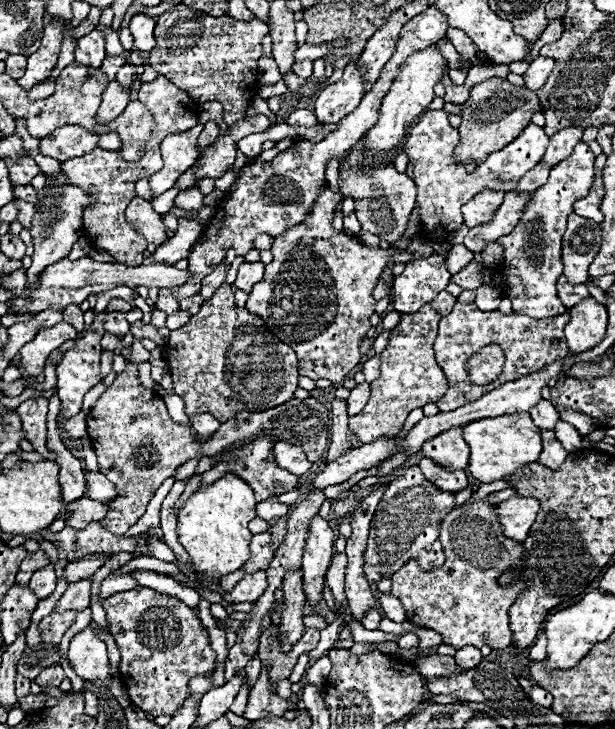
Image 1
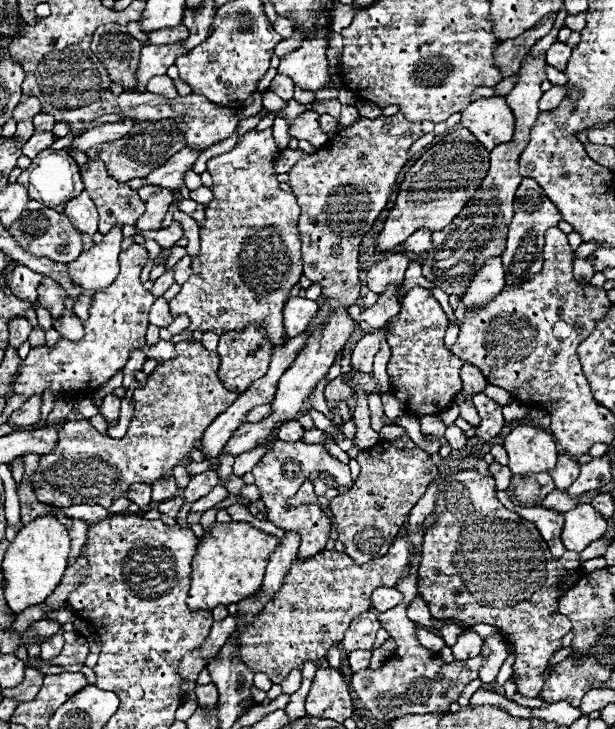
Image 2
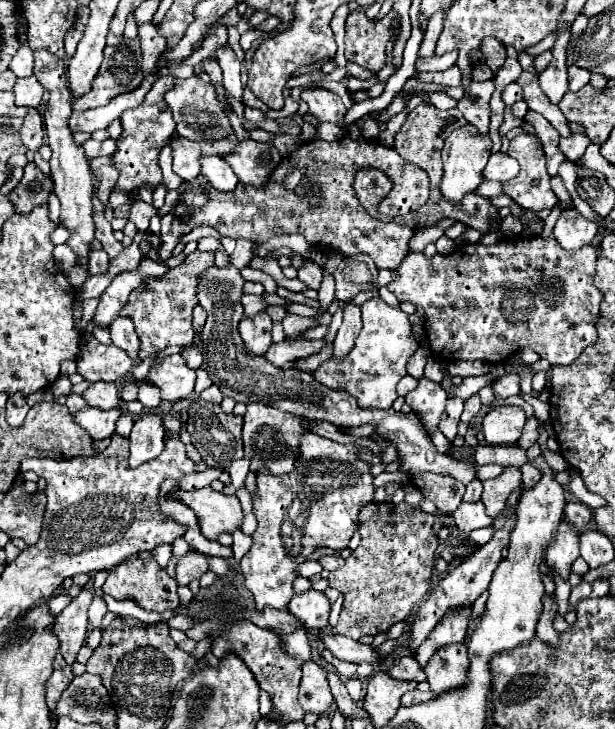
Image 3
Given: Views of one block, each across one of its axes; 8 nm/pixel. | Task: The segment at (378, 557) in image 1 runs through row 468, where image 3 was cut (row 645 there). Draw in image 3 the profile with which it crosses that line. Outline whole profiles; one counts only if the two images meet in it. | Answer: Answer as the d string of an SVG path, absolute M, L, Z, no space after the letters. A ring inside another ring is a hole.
M518 488L518 490L514 490L510 496L508 496L508 504L506 504L506 508L502 510L502 514L506 516L506 524L498 530L498 532L494 532L494 538L488 542L488 544L484 544L484 546L480 546L470 558L466 558L462 564L458 564L454 570L450 570L448 574L446 574L446 578L428 594L428 598L422 602L422 606L420 606L420 610L416 612L416 616L412 618L412 626L410 626L410 644L408 644L408 648L410 648L410 652L414 654L416 650L418 650L418 646L428 638L428 634L442 622L442 618L450 612L450 610L454 610L454 608L470 608L472 604L474 604L474 600L484 592L484 590L488 590L488 584L490 584L490 580L492 580L492 574L494 574L494 570L496 570L496 564L500 562L500 552L508 546L508 542L510 542L510 532L514 530L514 526L516 526L516 506L518 506L518 502L520 502L520 496L522 496L522 488Z

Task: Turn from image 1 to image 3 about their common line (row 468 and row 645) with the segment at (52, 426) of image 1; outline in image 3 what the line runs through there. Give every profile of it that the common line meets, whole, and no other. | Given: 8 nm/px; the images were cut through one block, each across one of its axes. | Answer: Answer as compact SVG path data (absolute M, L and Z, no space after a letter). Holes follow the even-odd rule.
M82 590L72 602L70 606L66 606L58 616L56 616L56 626L54 626L54 634L60 640L60 654L64 656L64 660L72 666L76 662L76 654L80 650L80 646L86 640L88 634L88 606L92 602L94 594L90 590Z

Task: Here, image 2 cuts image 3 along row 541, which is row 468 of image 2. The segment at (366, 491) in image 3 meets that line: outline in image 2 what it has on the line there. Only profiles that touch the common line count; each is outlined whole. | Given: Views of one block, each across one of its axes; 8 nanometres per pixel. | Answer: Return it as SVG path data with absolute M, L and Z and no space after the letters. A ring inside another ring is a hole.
M274 440L272 450L252 468L252 474L256 478L254 484L260 490L260 500L264 502L264 506L268 510L268 520L282 530L296 532L300 536L298 560L308 560L308 556L314 556L316 552L322 552L326 548L326 542L330 540L330 518L317 504L304 504L298 508L290 508L286 504L300 490L300 486L308 480L308 476L312 472L322 472L322 470L330 472L334 476L336 484L352 486L352 474L350 474L348 464L342 464L340 460L330 456L322 444Z

